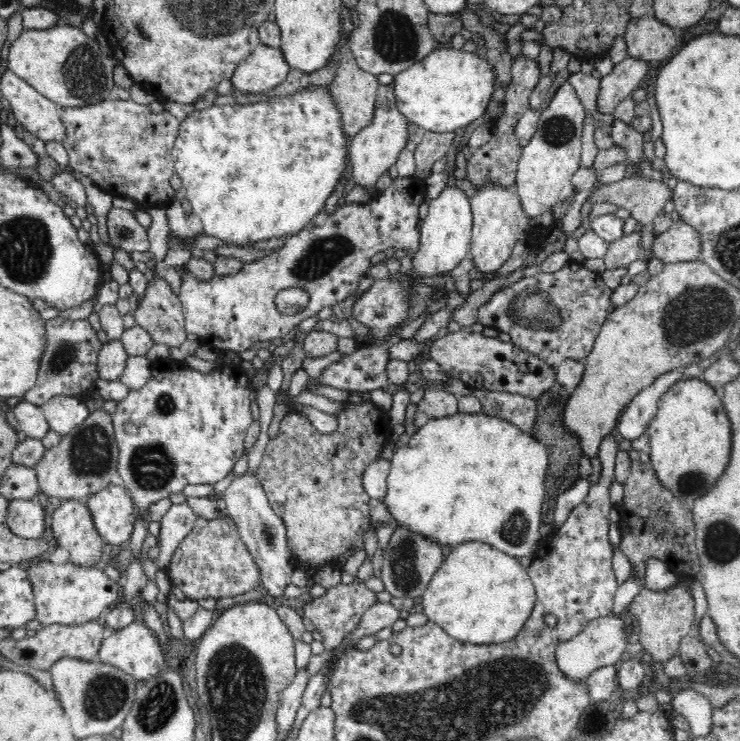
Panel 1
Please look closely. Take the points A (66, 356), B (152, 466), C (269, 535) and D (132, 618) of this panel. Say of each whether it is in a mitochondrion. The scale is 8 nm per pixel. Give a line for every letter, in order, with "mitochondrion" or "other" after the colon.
A: mitochondrion
B: mitochondrion
C: mitochondrion
D: other

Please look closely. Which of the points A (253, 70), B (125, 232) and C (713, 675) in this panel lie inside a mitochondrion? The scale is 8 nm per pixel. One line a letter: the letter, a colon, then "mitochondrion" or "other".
A: other
B: mitochondrion
C: other

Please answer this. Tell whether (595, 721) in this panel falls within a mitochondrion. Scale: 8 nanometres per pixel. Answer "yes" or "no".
no

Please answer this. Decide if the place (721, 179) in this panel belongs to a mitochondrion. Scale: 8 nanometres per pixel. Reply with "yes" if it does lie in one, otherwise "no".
no

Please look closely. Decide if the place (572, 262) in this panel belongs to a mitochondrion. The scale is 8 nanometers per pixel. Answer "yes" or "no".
no

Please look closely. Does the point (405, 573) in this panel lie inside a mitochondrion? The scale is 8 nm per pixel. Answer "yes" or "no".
yes

